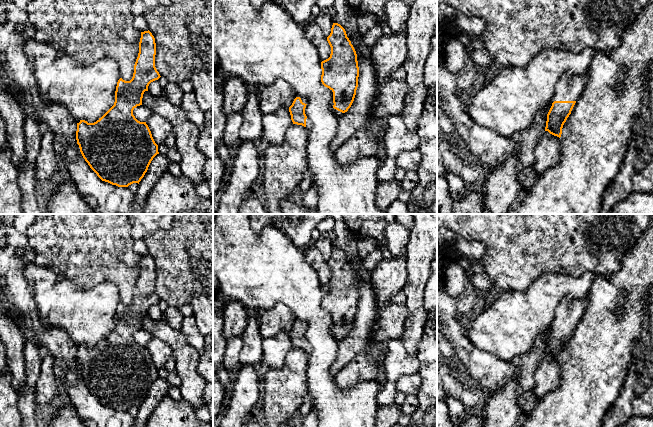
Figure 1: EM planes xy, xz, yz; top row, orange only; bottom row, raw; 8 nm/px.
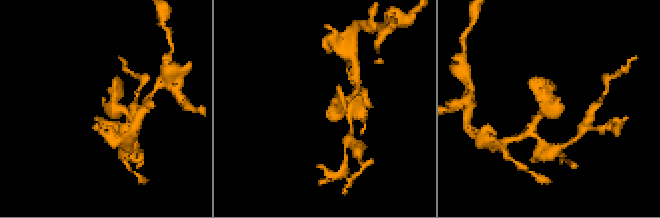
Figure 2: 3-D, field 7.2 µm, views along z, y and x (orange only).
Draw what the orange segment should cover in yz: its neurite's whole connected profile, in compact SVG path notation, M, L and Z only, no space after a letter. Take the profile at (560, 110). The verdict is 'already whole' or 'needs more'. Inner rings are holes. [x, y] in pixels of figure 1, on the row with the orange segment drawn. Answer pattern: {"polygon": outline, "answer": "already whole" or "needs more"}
{"polygon": "M564 73L556 83L552 106L547 114L545 131L561 137L562 128L583 93L587 75Z", "answer": "needs more"}

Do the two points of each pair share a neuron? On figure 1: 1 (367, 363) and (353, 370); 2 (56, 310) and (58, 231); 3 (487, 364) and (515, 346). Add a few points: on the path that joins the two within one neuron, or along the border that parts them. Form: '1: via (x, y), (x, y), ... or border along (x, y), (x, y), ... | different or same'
1: via (364, 366), (356, 370) | same
2: border along (36, 264), (66, 277), (77, 288) | different
3: border along (476, 347), (489, 351), (498, 358), (511, 361) | different

